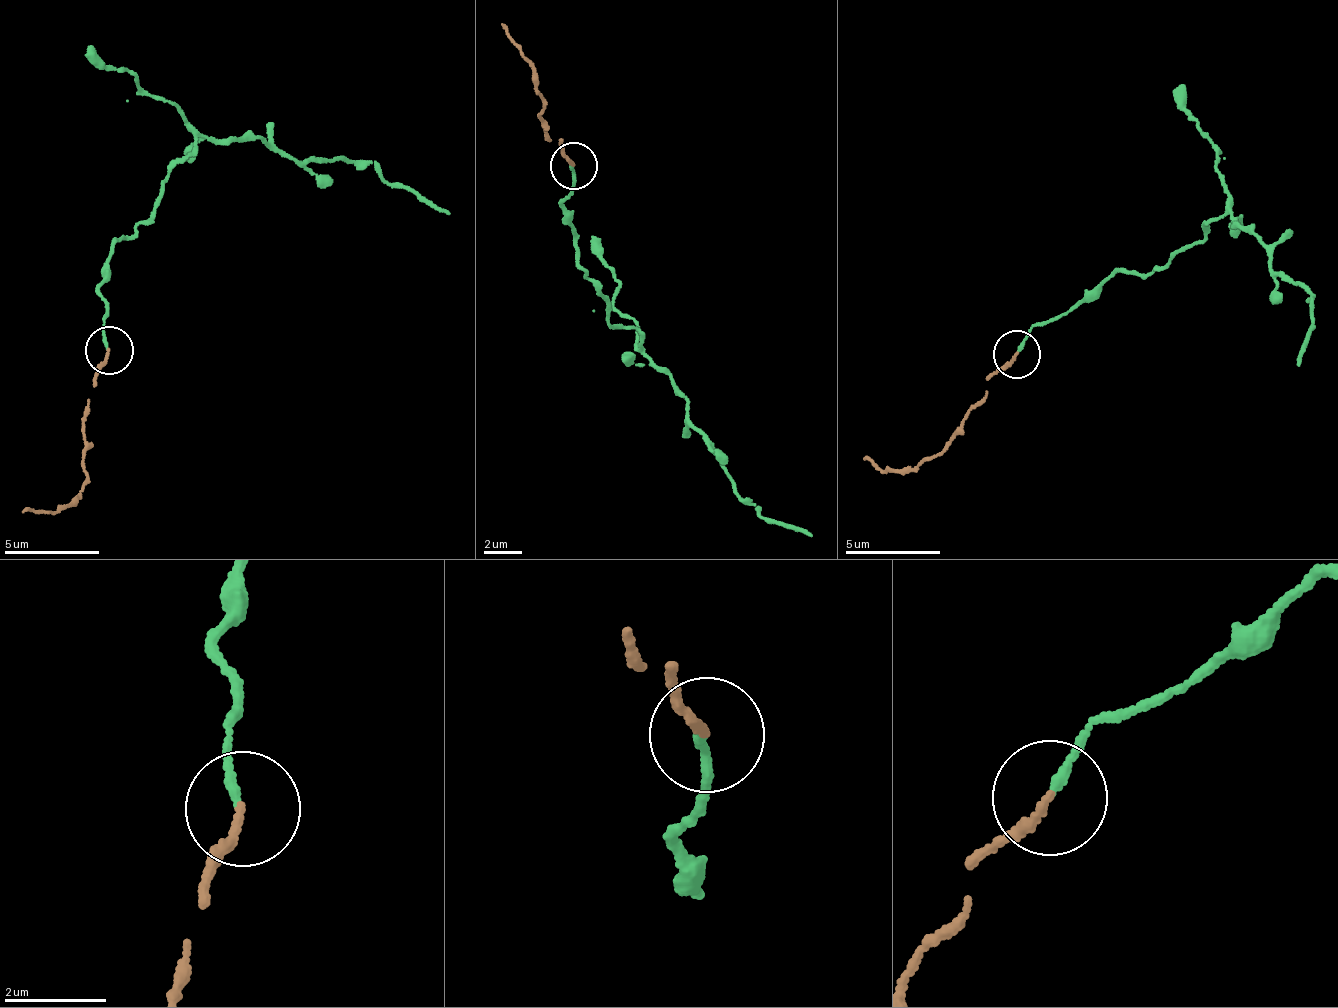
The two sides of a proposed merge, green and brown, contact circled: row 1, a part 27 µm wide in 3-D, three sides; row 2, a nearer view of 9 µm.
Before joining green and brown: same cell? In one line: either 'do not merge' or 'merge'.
merge

